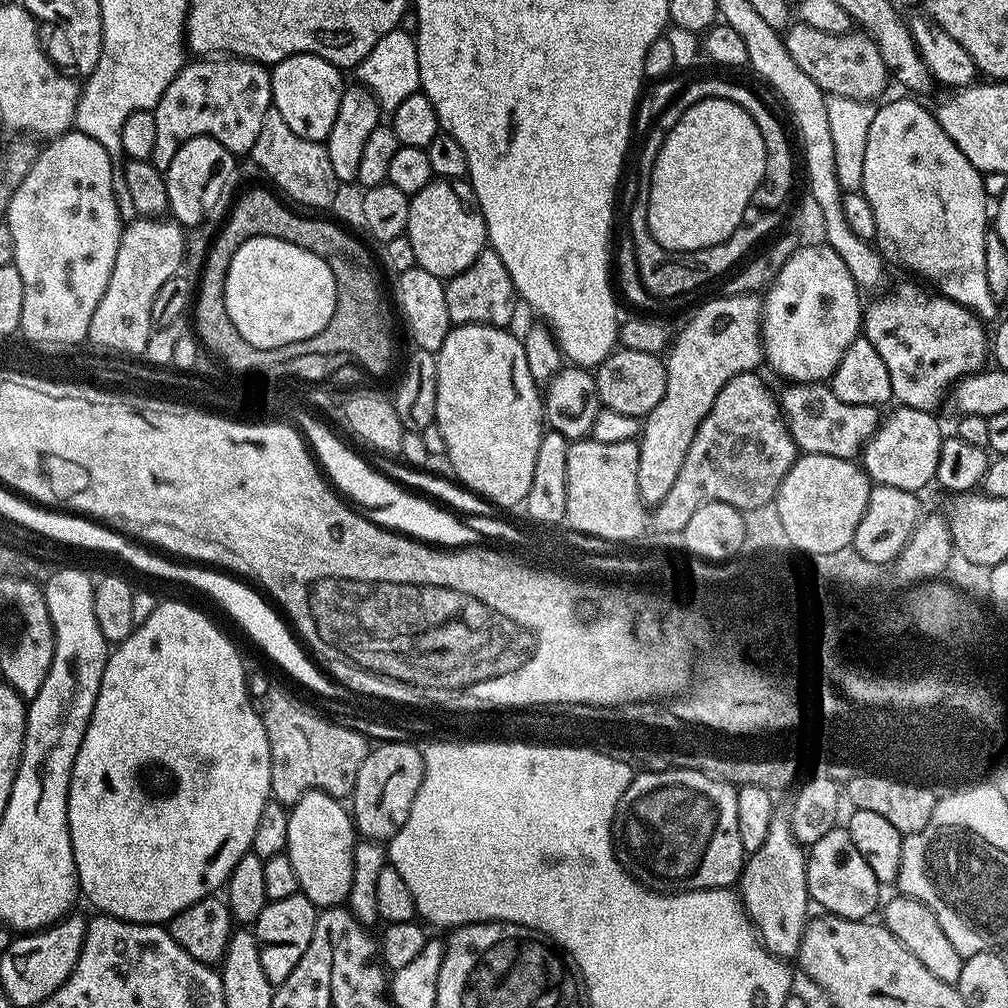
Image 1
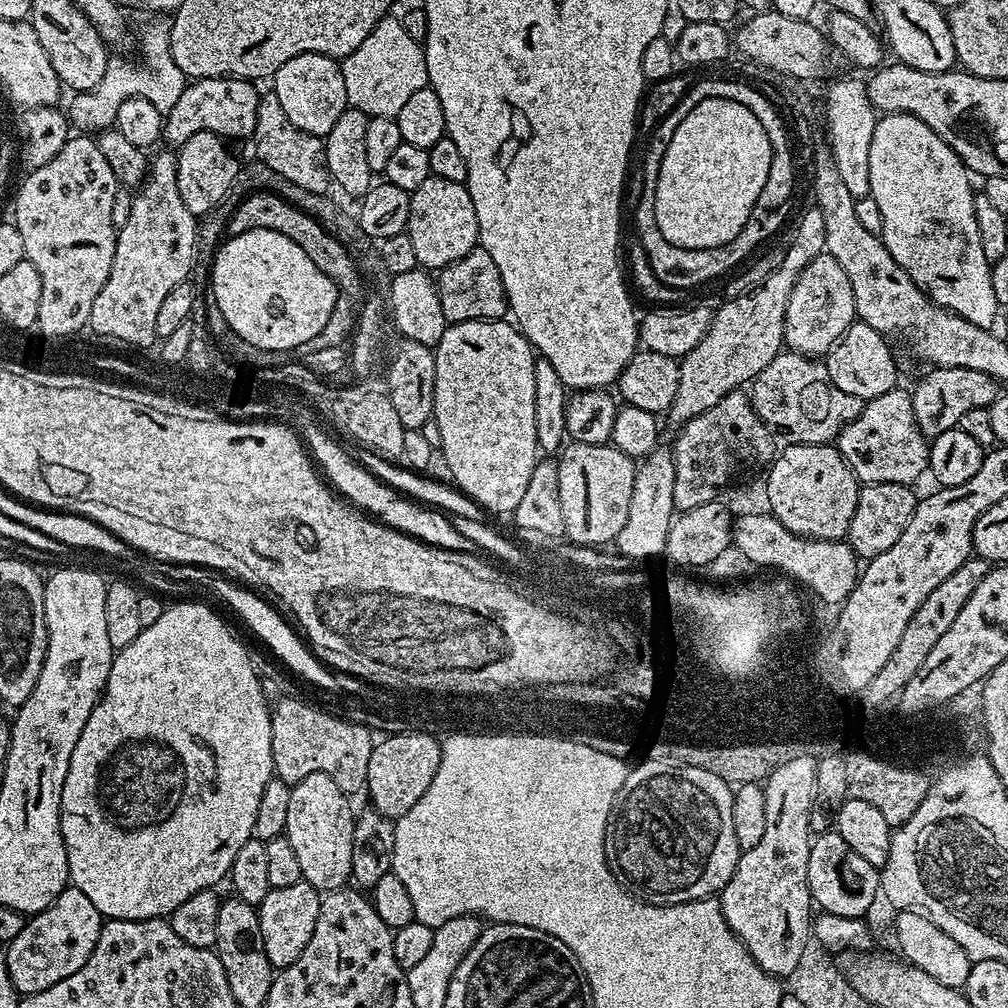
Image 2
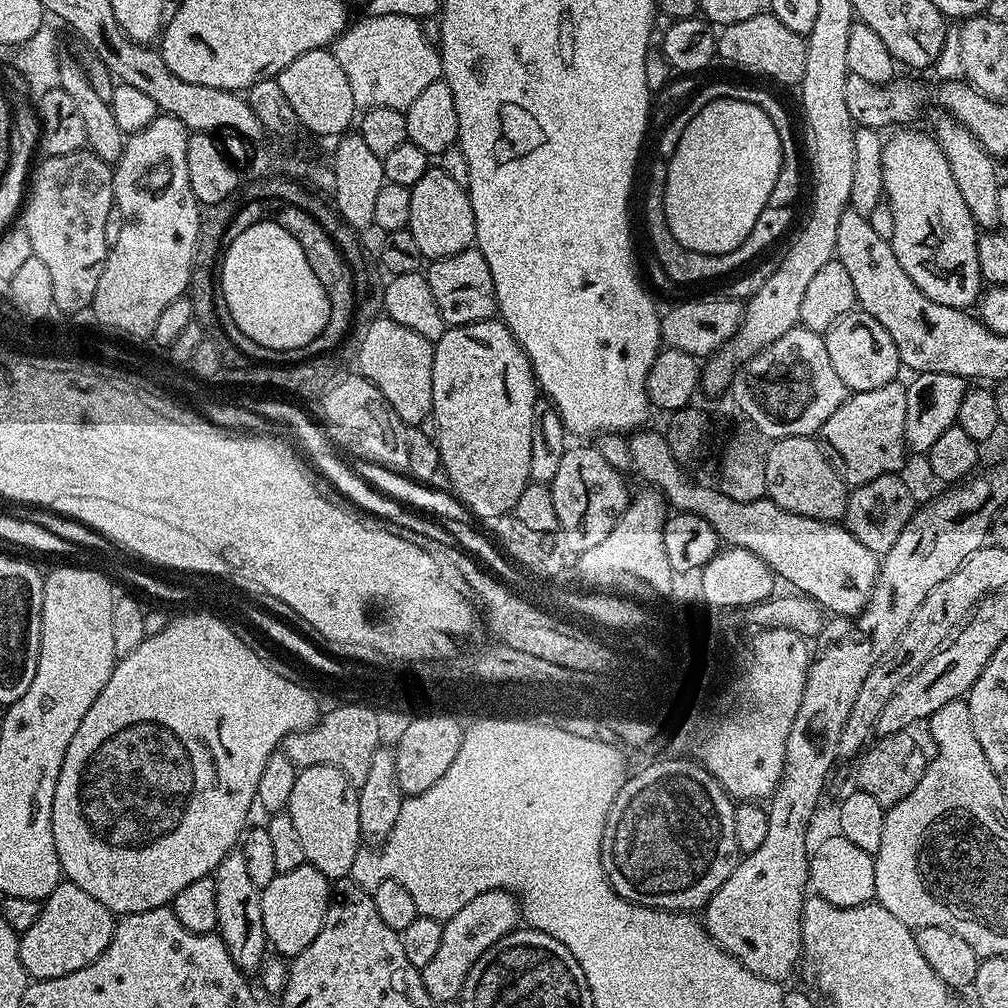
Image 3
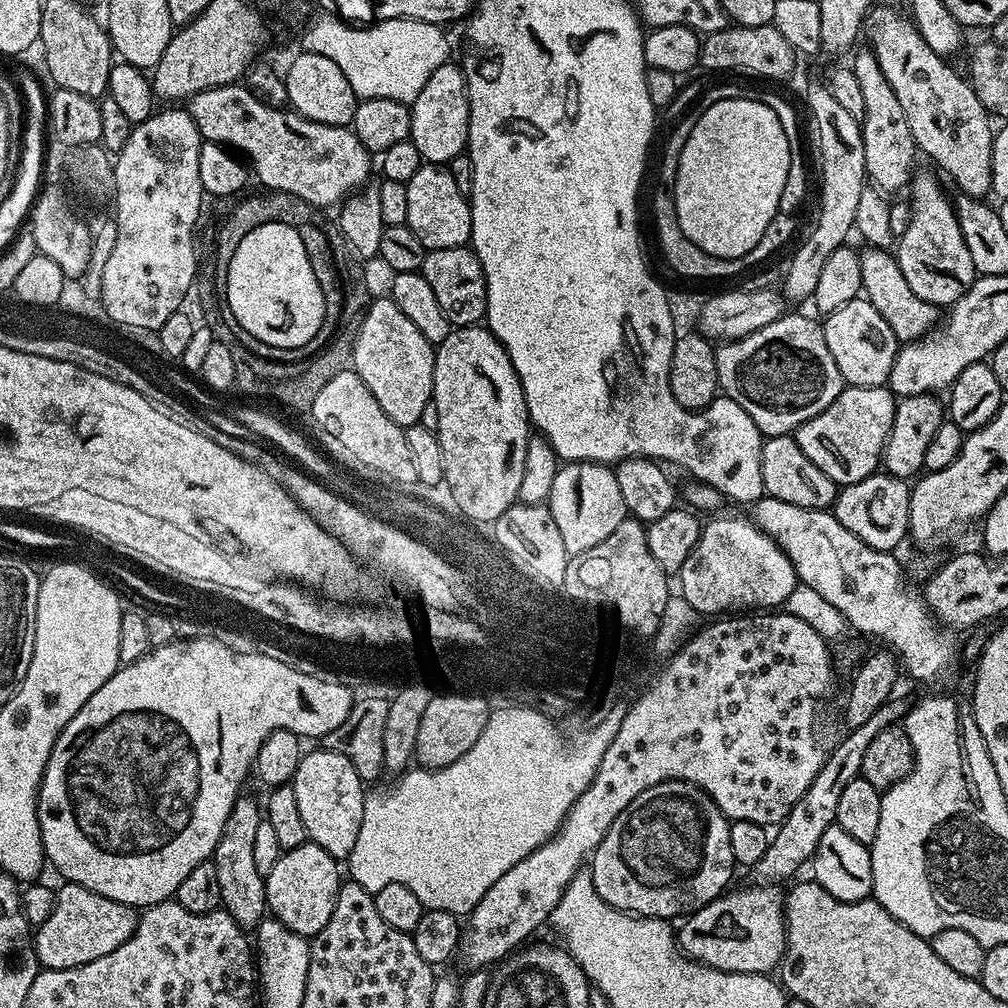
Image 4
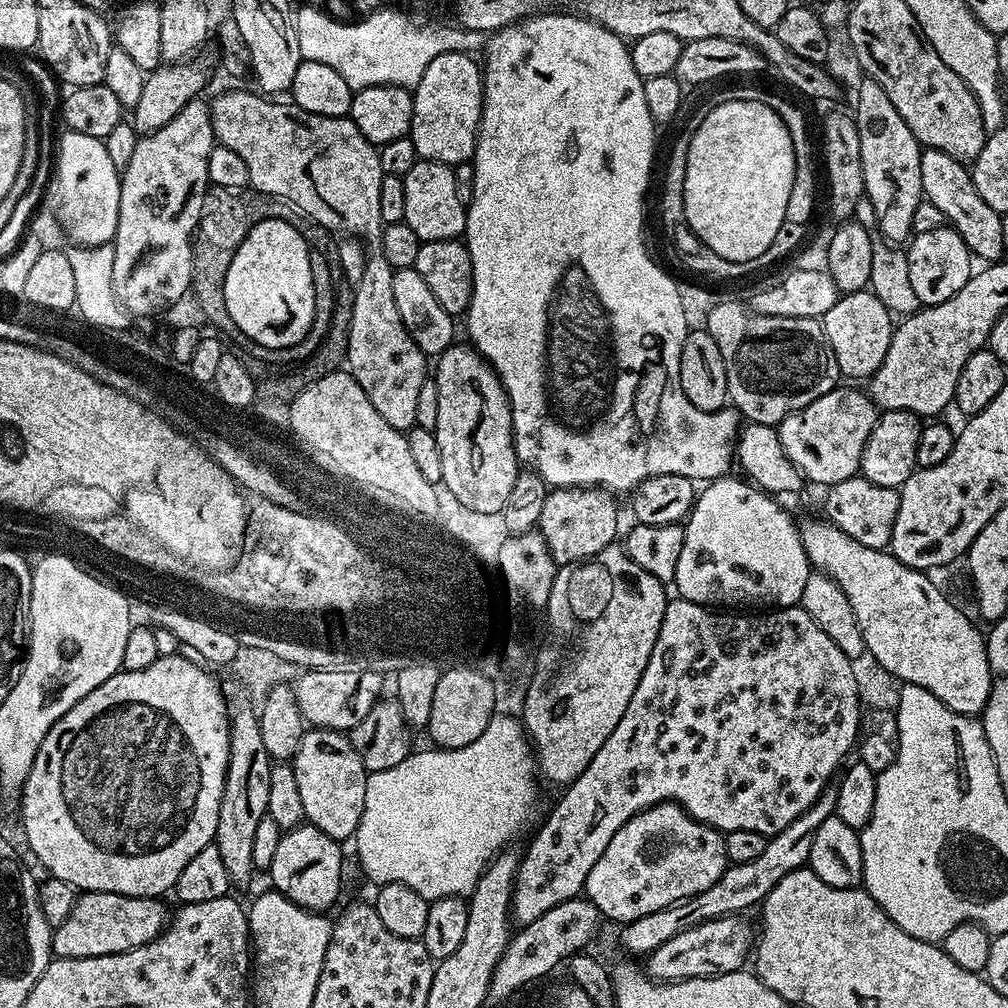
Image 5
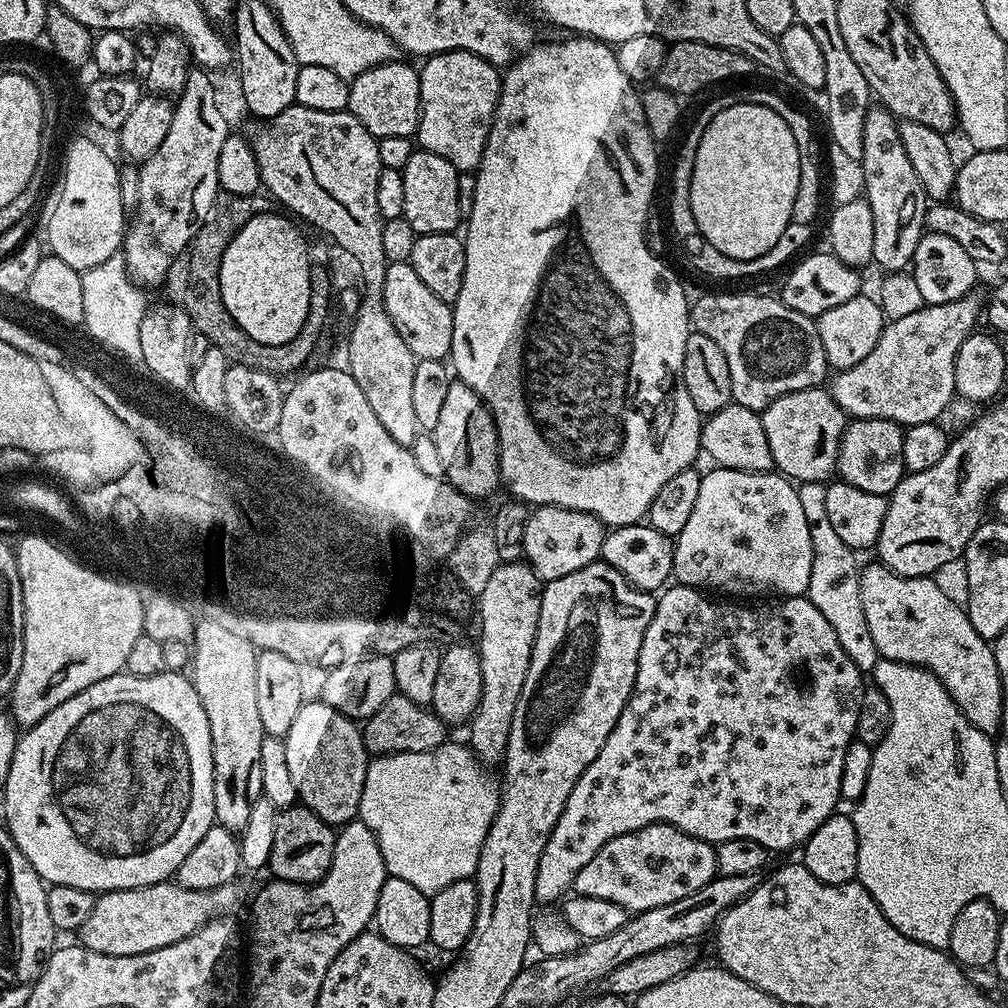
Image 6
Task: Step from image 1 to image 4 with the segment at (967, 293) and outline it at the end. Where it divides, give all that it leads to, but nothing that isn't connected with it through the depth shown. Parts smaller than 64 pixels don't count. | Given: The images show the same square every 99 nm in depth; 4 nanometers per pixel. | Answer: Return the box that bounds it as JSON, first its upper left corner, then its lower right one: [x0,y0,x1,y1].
[894,175,977,306]

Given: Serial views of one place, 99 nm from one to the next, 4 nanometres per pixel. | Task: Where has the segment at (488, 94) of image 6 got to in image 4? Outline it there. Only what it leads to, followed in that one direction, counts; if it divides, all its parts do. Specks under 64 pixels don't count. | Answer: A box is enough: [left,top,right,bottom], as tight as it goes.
[410,62,470,166]

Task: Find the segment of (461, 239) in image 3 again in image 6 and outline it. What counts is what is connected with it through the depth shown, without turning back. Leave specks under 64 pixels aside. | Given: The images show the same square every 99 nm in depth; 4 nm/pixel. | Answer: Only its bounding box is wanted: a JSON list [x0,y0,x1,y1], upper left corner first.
[402,151,462,234]

